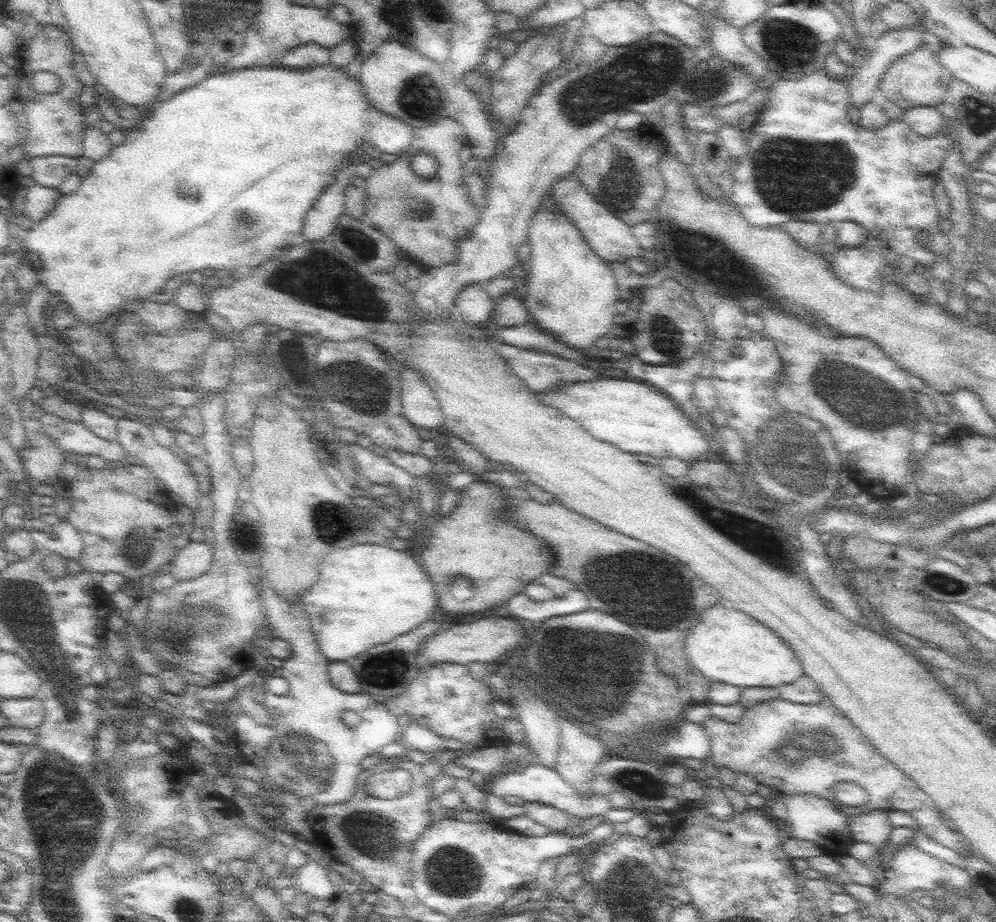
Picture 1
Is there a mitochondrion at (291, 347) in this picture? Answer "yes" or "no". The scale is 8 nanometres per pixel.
no

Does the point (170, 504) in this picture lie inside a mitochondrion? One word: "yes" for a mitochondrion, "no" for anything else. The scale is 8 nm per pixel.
no

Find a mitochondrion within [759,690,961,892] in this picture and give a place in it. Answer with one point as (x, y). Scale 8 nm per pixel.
(793, 749)

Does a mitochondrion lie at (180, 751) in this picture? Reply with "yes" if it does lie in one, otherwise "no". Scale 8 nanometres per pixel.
no

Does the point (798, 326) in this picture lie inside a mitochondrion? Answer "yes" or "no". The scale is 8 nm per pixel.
no

